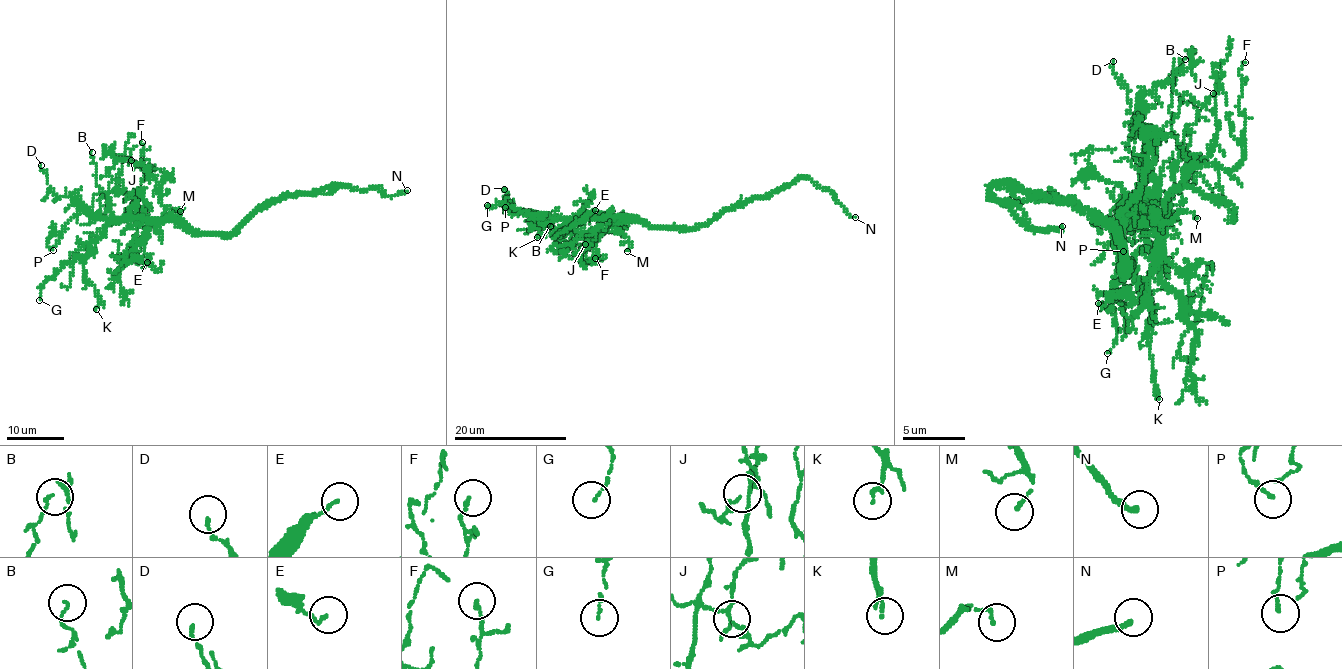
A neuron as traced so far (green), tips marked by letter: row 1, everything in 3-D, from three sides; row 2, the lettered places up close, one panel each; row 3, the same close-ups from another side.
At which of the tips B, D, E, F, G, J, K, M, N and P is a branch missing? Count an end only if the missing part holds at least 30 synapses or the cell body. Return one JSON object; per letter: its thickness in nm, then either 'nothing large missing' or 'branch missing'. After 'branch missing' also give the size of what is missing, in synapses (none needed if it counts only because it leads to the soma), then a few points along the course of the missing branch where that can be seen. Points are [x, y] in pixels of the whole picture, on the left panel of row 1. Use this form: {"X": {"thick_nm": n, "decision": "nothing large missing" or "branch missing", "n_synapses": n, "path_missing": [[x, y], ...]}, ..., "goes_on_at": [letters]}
{"B": {"thick_nm": 110, "decision": "nothing large missing"}, "D": {"thick_nm": 100, "decision": "nothing large missing"}, "E": {"thick_nm": 130, "decision": "nothing large missing"}, "F": {"thick_nm": 140, "decision": "nothing large missing"}, "G": {"thick_nm": 110, "decision": "nothing large missing"}, "J": {"thick_nm": 110, "decision": "nothing large missing"}, "K": {"thick_nm": 140, "decision": "nothing large missing"}, "M": {"thick_nm": 140, "decision": "nothing large missing"}, "N": {"thick_nm": 260, "decision": "branch missing", "n_synapses": 300}, "P": {"thick_nm": 150, "decision": "nothing large missing"}, "goes_on_at": ["N"]}

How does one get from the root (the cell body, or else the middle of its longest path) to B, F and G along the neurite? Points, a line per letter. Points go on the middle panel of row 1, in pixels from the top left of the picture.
B: (671, 227), (644, 226), (627, 219), (587, 218), (561, 231), (554, 228), (553, 222), (550, 226)
F: (671, 227), (607, 218), (589, 235), (592, 242), (584, 256), (590, 263), (595, 258)
G: (671, 227), (581, 215), (545, 222), (512, 207), (488, 209), (487, 205)

